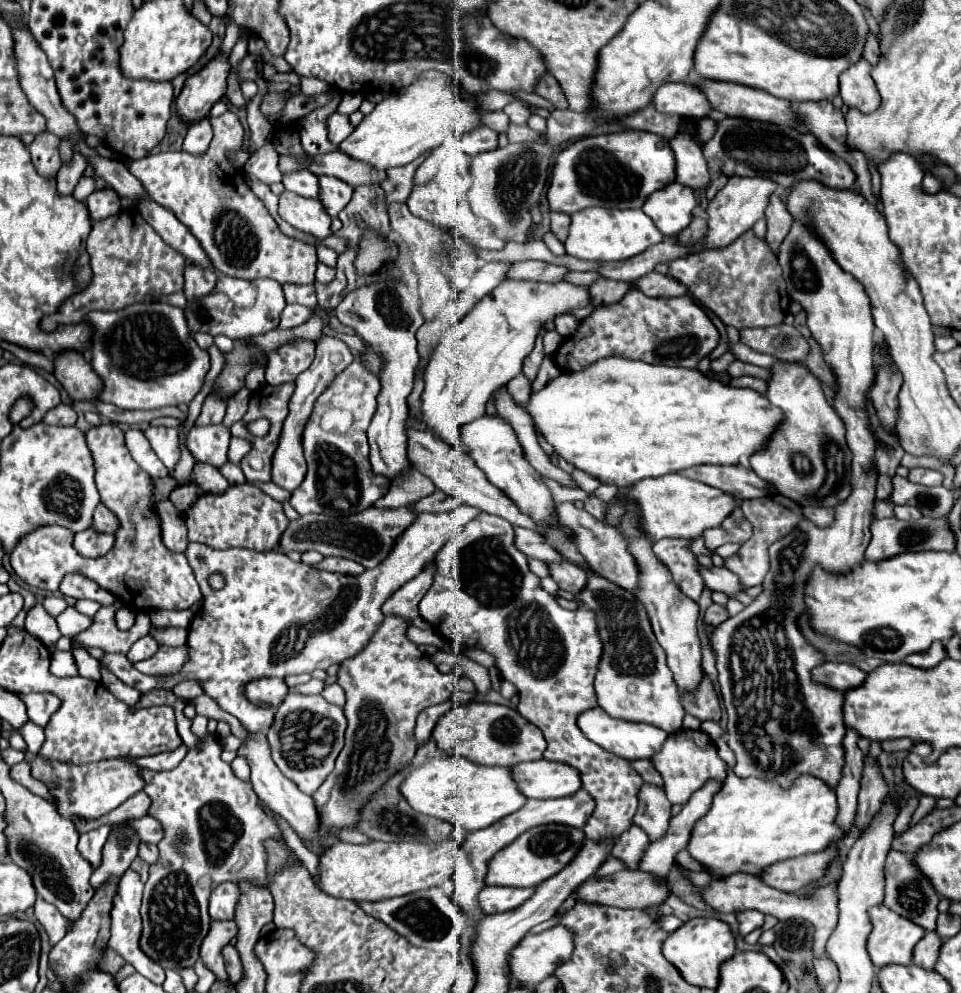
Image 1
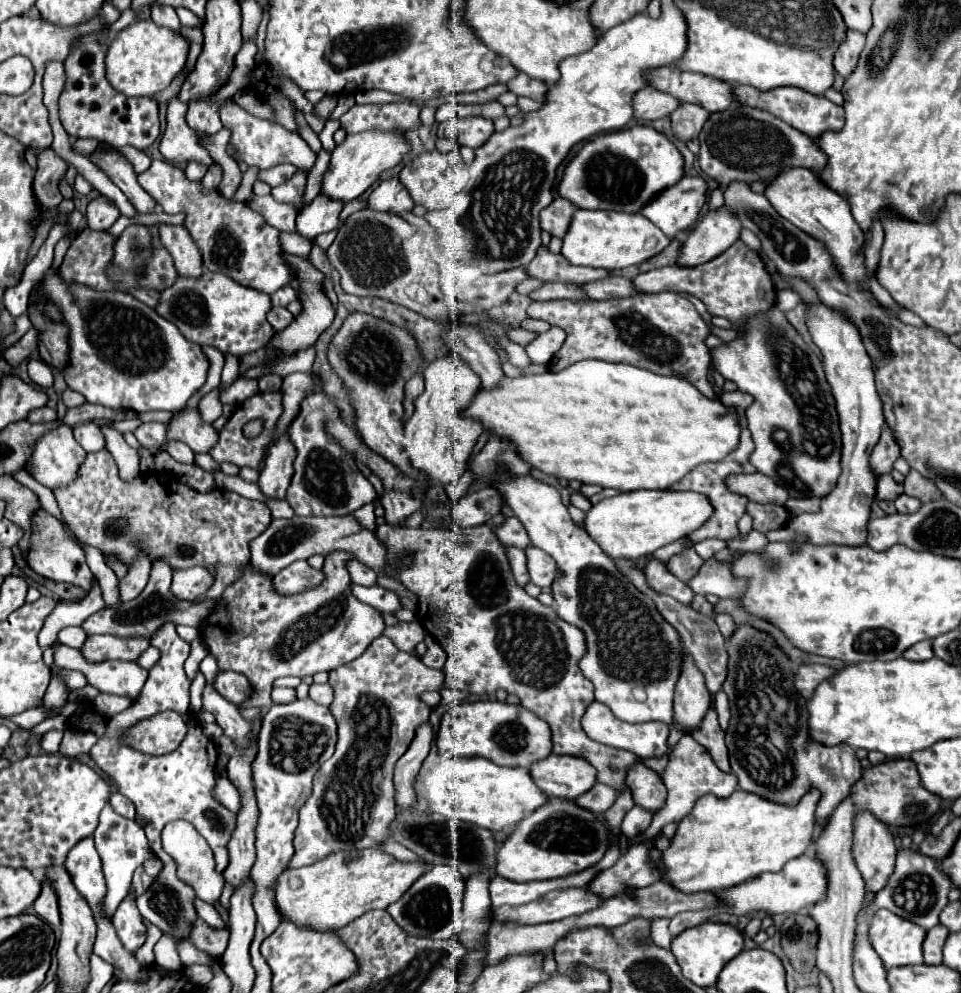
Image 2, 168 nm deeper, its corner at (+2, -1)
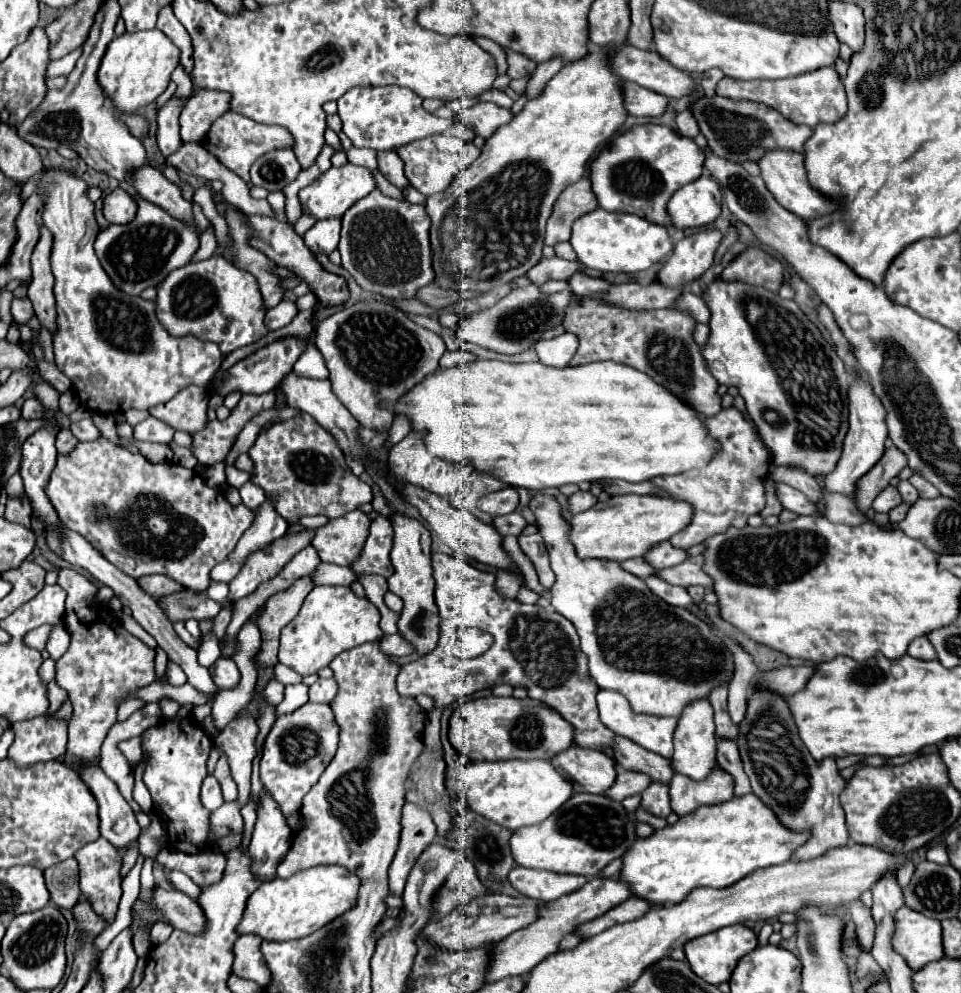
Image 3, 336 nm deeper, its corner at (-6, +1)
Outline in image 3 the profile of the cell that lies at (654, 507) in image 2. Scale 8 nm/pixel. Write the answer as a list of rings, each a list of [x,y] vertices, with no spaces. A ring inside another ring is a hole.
[[[615,495],[573,517],[571,541],[581,559],[597,557],[623,563],[633,557],[643,557],[655,545],[669,541],[675,533],[685,529],[691,519],[693,505],[689,505],[689,501],[655,495]]]

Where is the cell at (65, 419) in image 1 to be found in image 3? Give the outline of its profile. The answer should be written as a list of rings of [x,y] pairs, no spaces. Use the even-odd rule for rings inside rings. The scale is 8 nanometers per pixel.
[[[27,399],[21,407],[21,413],[25,419],[43,419],[45,417],[45,409],[37,399]]]

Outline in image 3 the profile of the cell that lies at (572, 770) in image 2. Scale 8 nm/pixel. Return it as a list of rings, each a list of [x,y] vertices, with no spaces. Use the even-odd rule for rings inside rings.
[[[571,745],[557,753],[557,757],[551,759],[551,765],[567,775],[575,785],[583,785],[585,793],[601,795],[615,781],[615,761],[603,751]]]

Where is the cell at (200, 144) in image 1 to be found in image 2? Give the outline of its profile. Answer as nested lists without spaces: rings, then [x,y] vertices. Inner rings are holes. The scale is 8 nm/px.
[[[187,163],[185,175],[187,175],[189,181],[201,181],[205,173],[207,173],[207,171],[205,171],[205,167],[201,167],[201,163]]]

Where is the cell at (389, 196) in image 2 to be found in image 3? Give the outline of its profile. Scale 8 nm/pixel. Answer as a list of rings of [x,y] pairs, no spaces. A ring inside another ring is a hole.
[[[381,151],[377,159],[379,159],[379,171],[385,175],[387,181],[391,181],[399,189],[409,187],[409,181],[403,173],[403,161],[395,151]]]

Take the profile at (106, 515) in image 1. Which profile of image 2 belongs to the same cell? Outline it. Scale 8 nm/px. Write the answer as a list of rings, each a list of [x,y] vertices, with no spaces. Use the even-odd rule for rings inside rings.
[[[101,449],[101,451],[97,451],[97,453],[87,453],[85,461],[83,461],[81,467],[79,467],[77,477],[75,477],[67,487],[57,487],[57,489],[53,489],[53,495],[55,495],[57,505],[59,505],[59,509],[61,509],[63,521],[65,521],[65,523],[69,525],[69,529],[77,535],[77,539],[81,539],[81,543],[99,549],[105,557],[117,559],[117,561],[123,563],[127,569],[133,565],[137,553],[147,553],[149,559],[151,559],[153,563],[155,563],[155,561],[165,561],[173,571],[189,569],[189,567],[195,567],[195,565],[215,567],[215,571],[217,571],[217,583],[212,585],[205,595],[202,595],[199,599],[195,600],[195,603],[211,600],[213,597],[221,597],[223,591],[227,589],[227,585],[235,583],[237,577],[241,575],[241,567],[249,561],[249,541],[255,539],[261,531],[265,531],[265,527],[271,523],[271,511],[269,511],[269,507],[265,507],[263,503],[253,501],[253,499],[245,499],[245,497],[241,497],[241,495],[237,495],[237,493],[231,493],[231,491],[225,491],[225,489],[213,489],[213,491],[209,491],[209,493],[199,493],[199,491],[195,491],[195,489],[191,489],[191,487],[187,487],[187,485],[183,485],[183,483],[171,481],[171,477],[169,477],[167,481],[163,481],[163,475],[167,475],[167,473],[157,473],[157,471],[151,471],[151,473],[139,473],[133,481],[127,483],[127,481],[123,481],[123,479],[119,477],[119,471],[117,471],[117,465],[115,465],[115,459],[111,457],[111,453],[109,453],[107,449]]]

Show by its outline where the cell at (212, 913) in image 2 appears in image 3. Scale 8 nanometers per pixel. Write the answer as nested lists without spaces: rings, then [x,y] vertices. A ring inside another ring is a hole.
[[[171,871],[169,873],[169,881],[173,885],[173,889],[181,891],[181,893],[187,893],[193,901],[197,901],[197,893],[201,893],[201,887],[197,887],[185,873],[181,871]]]

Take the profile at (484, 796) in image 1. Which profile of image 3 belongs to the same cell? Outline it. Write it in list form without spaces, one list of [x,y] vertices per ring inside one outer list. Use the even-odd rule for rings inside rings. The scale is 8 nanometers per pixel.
[[[509,759],[497,763],[469,761],[467,771],[465,767],[457,769],[455,777],[447,783],[449,789],[457,791],[469,803],[471,811],[511,831],[541,823],[573,795],[573,783],[563,775],[559,775],[549,761],[539,761],[539,759],[533,761]]]

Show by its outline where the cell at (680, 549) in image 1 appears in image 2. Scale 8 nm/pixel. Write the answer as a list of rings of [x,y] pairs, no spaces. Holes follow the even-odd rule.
[[[651,559],[645,567],[645,579],[647,579],[647,585],[661,593],[661,595],[669,595],[673,599],[677,599],[679,603],[691,603],[693,599],[693,591],[689,591],[689,587],[685,587],[683,581],[679,581],[675,575],[671,575],[665,567],[665,563],[661,561],[655,561]]]

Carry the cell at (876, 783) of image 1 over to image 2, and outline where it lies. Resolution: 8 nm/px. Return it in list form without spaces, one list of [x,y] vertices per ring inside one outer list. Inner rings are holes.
[[[863,811],[855,817],[853,859],[865,881],[865,893],[877,893],[887,885],[895,867],[895,841],[885,823]]]

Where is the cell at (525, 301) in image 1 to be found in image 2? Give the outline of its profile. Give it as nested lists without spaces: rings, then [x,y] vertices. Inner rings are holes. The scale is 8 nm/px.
[[[453,355],[439,357],[427,365],[423,371],[425,391],[415,399],[415,413],[405,423],[405,439],[403,453],[409,459],[411,467],[425,473],[429,485],[451,485],[455,483],[467,469],[467,459],[483,433],[483,427],[477,425],[475,419],[465,417],[455,421],[481,387],[481,379],[471,371],[471,367],[463,361],[457,361]]]

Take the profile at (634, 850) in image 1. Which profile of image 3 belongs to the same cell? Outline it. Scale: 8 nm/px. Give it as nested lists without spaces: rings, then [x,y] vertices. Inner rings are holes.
[[[651,783],[641,793],[641,807],[645,811],[649,811],[651,815],[665,819],[671,813],[671,807],[669,807],[669,785]]]

